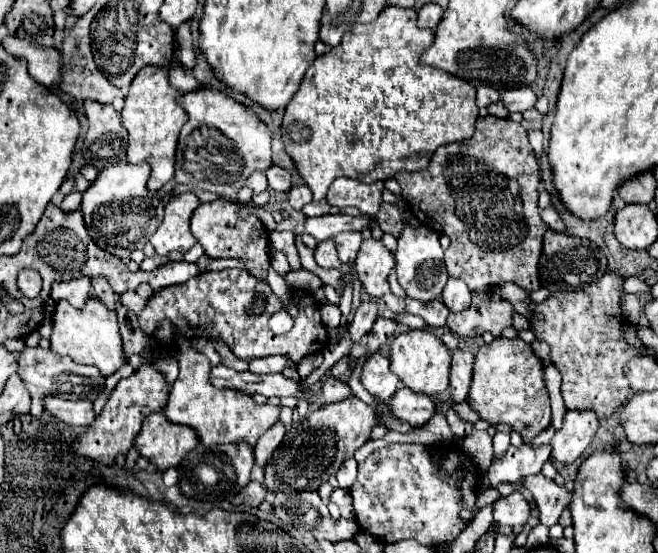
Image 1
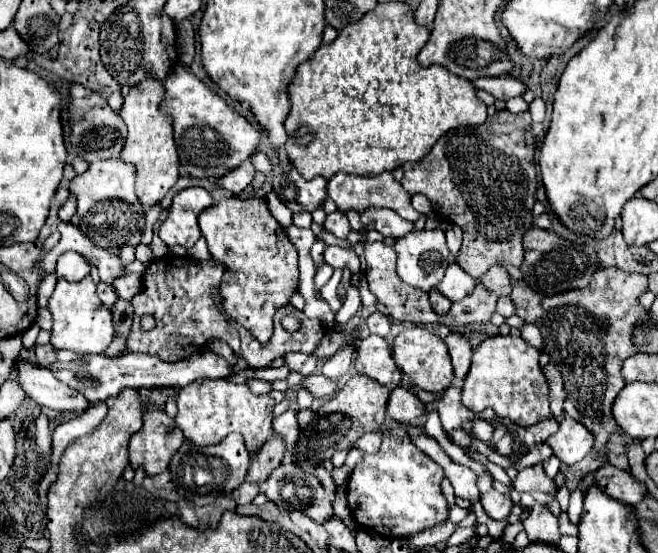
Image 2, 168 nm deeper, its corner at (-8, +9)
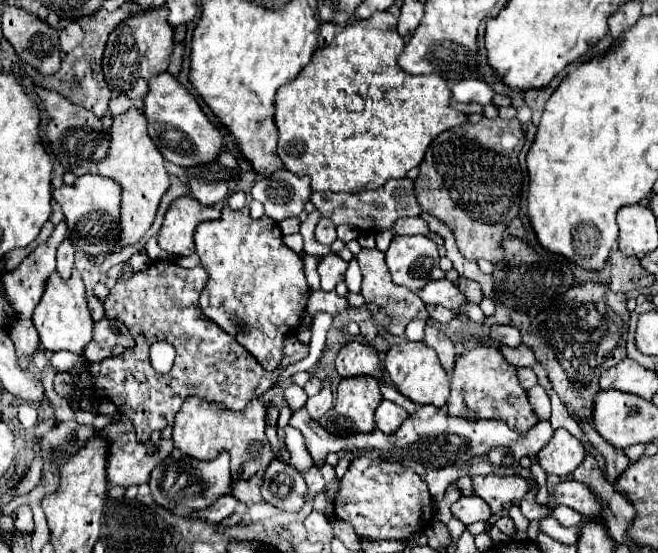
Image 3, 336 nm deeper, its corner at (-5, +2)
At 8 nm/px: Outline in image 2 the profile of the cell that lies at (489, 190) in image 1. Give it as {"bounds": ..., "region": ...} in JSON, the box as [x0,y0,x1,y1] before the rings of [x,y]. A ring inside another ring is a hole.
{"bounds":[402,112,536,278],"region":[[[496,112],[480,126],[460,126],[446,132],[422,160],[402,166],[404,190],[408,194],[424,194],[430,200],[434,212],[462,228],[464,238],[458,254],[458,266],[462,266],[472,278],[484,276],[494,264],[508,262],[518,268],[524,260],[522,236],[532,228],[532,206],[536,192],[536,140],[532,136],[530,122],[530,112]]]}

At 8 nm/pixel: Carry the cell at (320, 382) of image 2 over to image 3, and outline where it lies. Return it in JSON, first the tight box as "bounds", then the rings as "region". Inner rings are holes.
{"bounds":[285,383,307,411],"region":[[[291,383],[291,385],[285,389],[285,399],[287,399],[287,403],[289,403],[289,407],[291,407],[293,411],[299,411],[299,409],[303,409],[305,403],[307,403],[307,393],[305,393],[303,387]]]}

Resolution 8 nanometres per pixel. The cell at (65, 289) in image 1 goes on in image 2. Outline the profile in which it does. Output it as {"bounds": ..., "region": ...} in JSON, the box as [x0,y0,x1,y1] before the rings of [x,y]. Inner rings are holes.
{"bounds":[56,252,90,282],"region":[[[64,252],[56,262],[56,276],[66,278],[68,282],[78,282],[90,274],[88,262],[76,252]]]}

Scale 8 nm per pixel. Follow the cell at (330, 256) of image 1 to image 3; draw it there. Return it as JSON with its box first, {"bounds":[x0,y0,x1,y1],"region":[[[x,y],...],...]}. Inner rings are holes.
{"bounds":[317,253,347,291],"region":[[[329,253],[323,259],[319,259],[317,271],[319,271],[319,277],[321,277],[321,289],[323,291],[333,291],[337,287],[337,283],[341,283],[345,279],[347,261],[343,261],[335,253]]]}

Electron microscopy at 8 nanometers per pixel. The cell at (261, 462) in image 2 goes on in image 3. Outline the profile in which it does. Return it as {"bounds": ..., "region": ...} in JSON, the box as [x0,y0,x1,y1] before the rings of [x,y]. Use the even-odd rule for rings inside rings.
{"bounds":[233,475,263,505],"region":[[[253,475],[251,479],[247,479],[247,481],[237,481],[237,483],[233,483],[233,495],[241,501],[241,503],[245,503],[245,505],[251,505],[251,503],[257,503],[257,501],[261,501],[261,485],[263,485],[263,479],[259,477],[259,475]]]}

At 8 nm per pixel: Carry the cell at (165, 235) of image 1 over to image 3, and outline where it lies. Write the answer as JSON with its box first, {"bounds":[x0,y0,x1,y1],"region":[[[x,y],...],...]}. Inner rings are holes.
{"bounds":[159,197,219,257],"region":[[[177,197],[165,213],[165,221],[159,231],[159,247],[177,257],[195,253],[195,227],[203,221],[219,219],[219,215],[219,209],[205,207],[193,197]]]}

